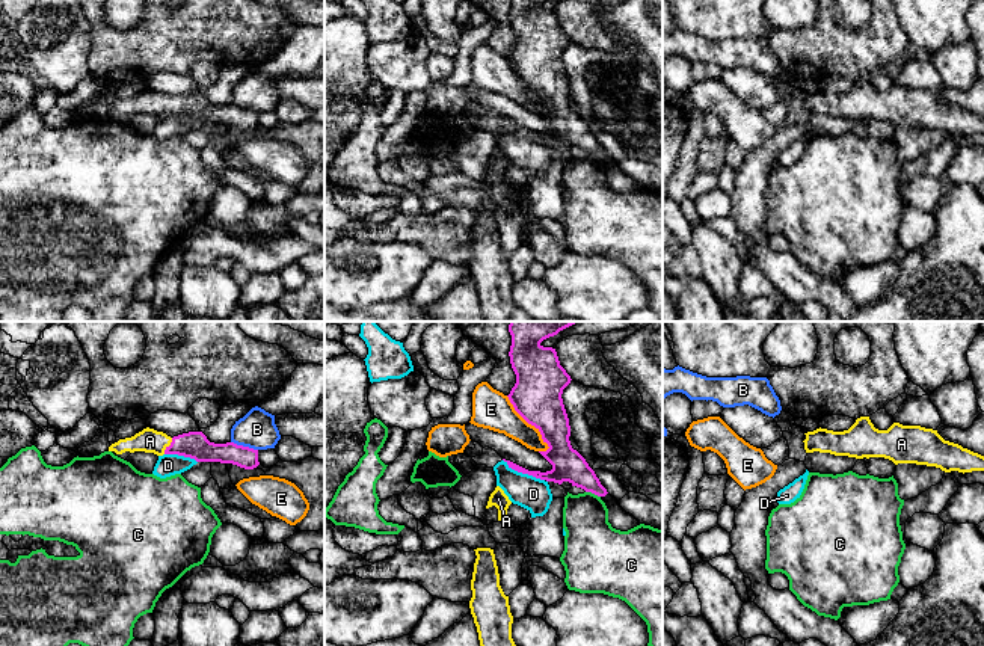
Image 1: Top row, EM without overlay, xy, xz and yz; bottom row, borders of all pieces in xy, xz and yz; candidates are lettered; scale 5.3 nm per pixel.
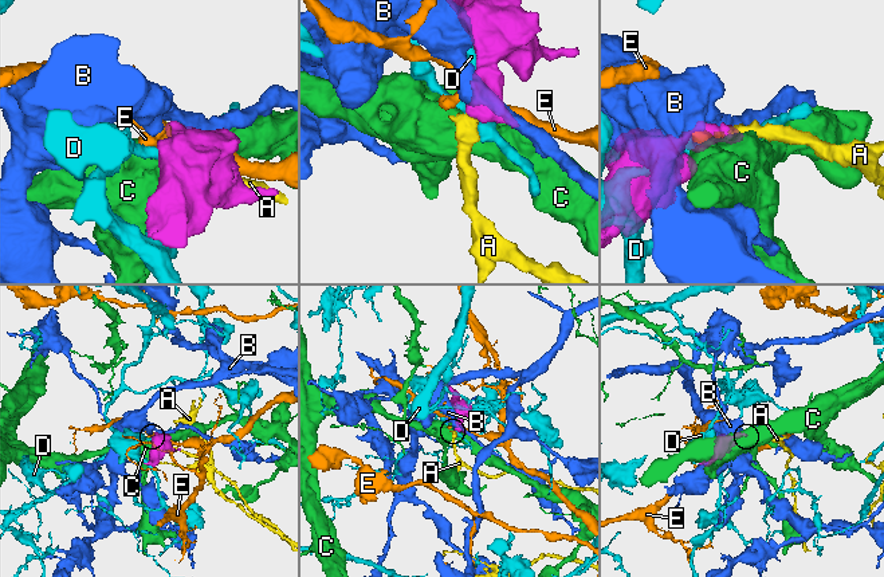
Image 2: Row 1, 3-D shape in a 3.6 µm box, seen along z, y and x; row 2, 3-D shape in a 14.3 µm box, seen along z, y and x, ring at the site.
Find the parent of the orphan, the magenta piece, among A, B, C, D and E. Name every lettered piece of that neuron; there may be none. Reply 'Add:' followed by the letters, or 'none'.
Add: A

